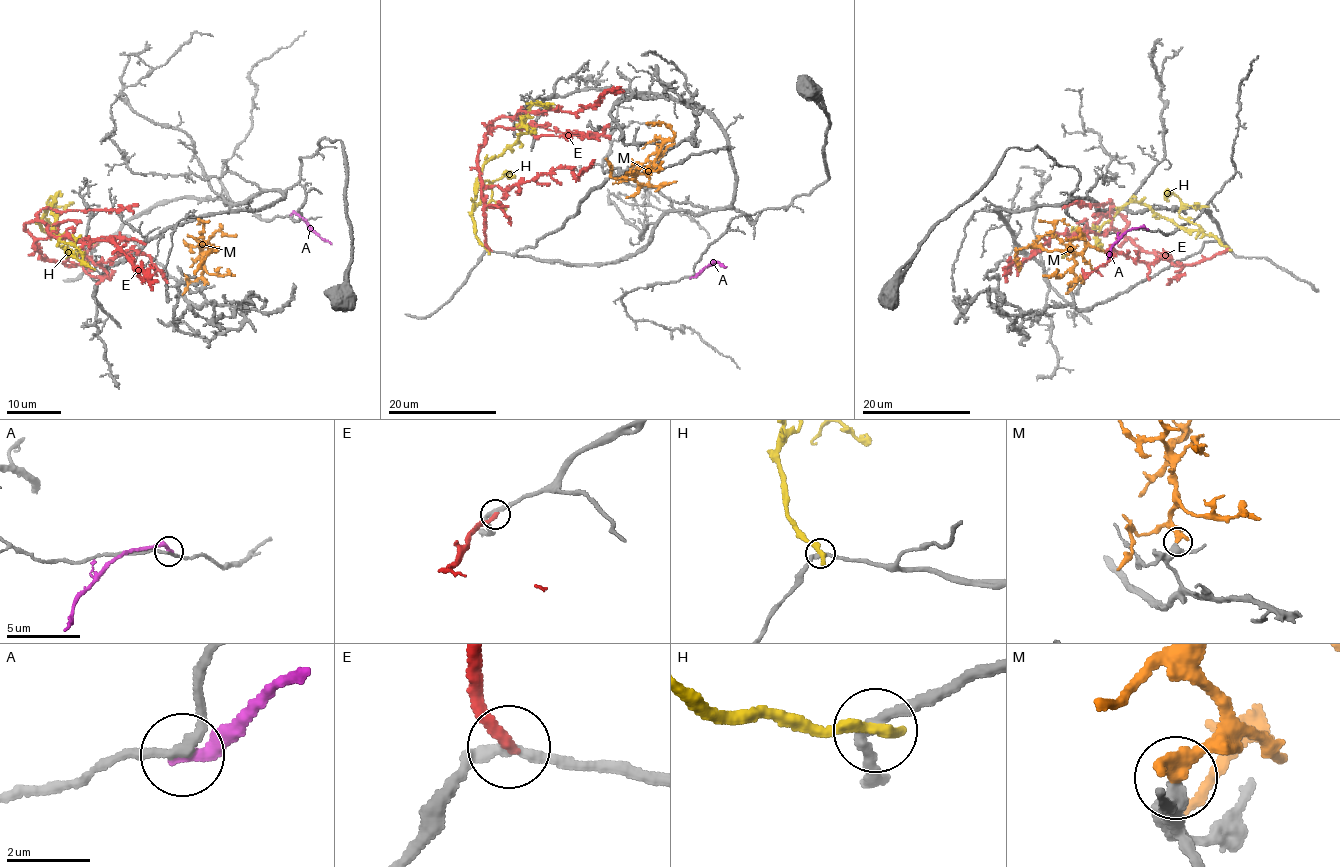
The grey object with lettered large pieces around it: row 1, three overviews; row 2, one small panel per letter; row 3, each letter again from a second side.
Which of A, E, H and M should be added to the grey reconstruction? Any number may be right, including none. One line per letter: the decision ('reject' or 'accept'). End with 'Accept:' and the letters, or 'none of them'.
A: reject
E: reject
H: reject
M: accept
Accept: M

